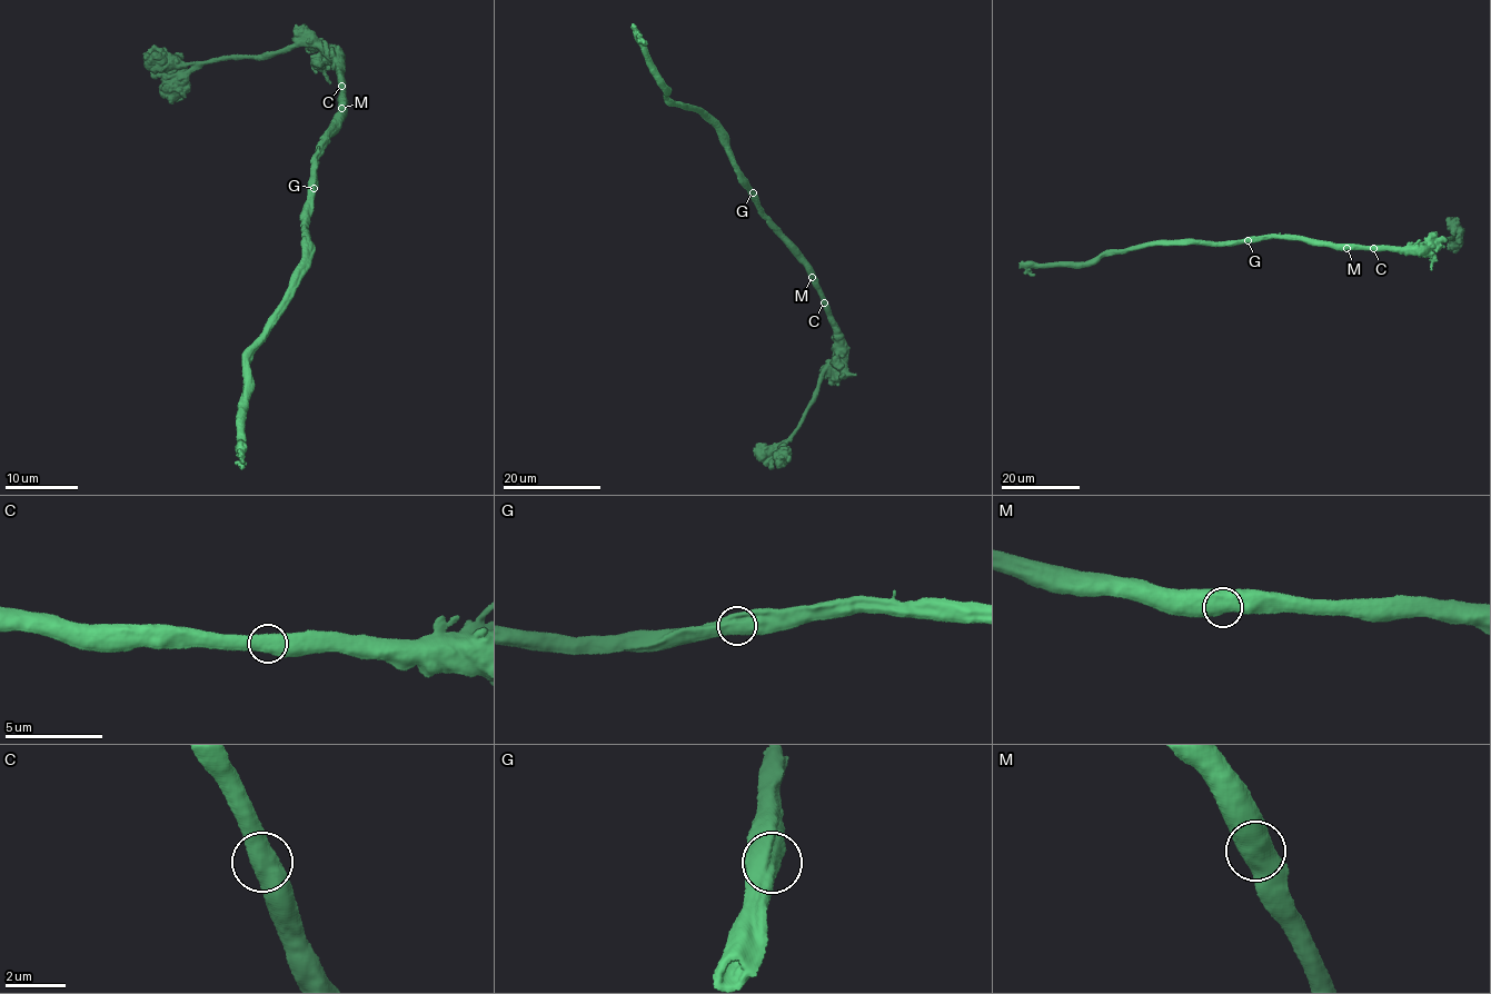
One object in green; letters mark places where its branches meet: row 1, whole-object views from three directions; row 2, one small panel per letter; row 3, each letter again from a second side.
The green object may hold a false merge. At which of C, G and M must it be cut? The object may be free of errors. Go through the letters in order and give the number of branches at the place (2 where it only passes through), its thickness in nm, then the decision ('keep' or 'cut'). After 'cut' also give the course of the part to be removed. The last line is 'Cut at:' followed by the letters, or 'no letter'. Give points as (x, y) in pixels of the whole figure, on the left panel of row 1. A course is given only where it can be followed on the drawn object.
C: 2 branches meet; 700 nm thick; keep
G: 2 branches meet; 800 nm thick; keep
M: 2 branches meet; 700 nm thick; keep
Cut at: no letter

